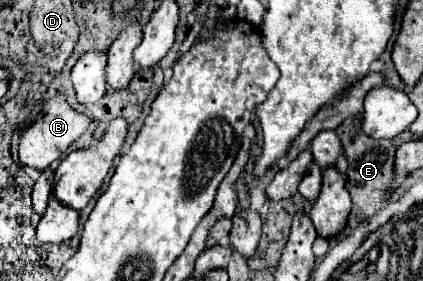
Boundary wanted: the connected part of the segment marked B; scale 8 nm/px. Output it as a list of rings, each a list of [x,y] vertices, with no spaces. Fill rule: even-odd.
[[[62,96],[44,102],[42,112],[36,118],[36,122],[22,132],[20,146],[18,146],[20,162],[24,166],[30,166],[30,168],[42,172],[52,162],[56,162],[62,154],[66,154],[66,150],[88,130],[88,124],[90,124],[90,118],[80,114],[80,112],[76,112],[76,110],[72,110]]]

